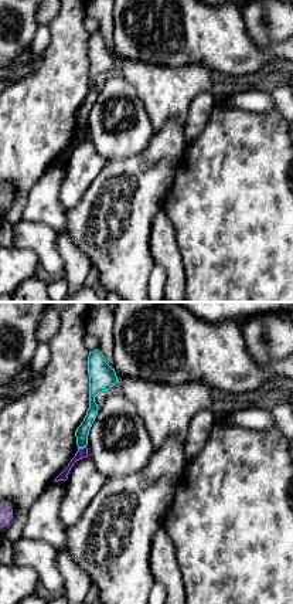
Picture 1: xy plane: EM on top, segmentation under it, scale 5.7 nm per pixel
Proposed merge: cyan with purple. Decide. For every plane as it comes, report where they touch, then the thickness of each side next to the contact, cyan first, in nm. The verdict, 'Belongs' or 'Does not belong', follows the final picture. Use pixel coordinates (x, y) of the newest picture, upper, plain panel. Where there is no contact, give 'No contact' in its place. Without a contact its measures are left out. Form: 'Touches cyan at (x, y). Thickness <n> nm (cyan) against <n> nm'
Touches cyan at (81, 129). Thickness 80 nm (cyan) against 60 nm

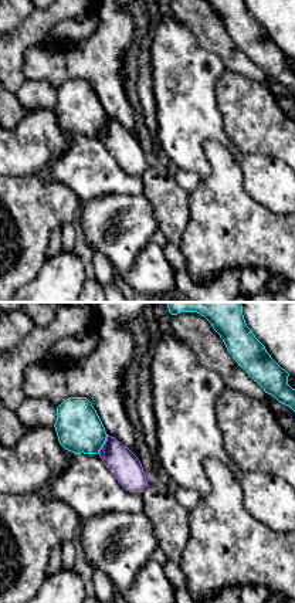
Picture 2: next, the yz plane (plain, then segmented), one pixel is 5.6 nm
Touches cyan at (104, 125). Thickness 260 nm (cyan) against 170 nm

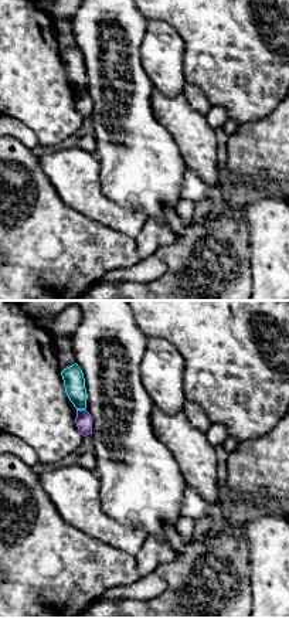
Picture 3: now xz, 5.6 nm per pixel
Touches cyan at (80, 91). Thickness 120 nm (cyan) against 100 nm

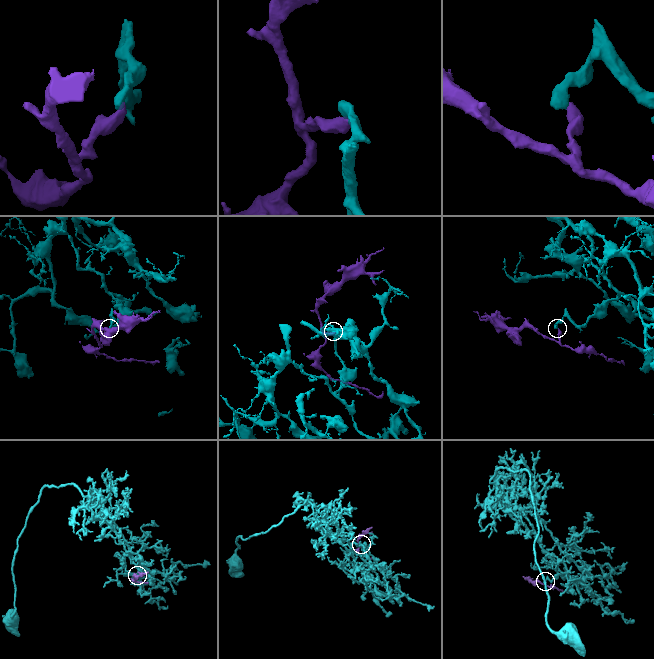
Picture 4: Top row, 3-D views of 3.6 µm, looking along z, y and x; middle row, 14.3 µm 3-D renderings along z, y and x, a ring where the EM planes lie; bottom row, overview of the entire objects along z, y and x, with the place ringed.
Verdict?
Does not belong

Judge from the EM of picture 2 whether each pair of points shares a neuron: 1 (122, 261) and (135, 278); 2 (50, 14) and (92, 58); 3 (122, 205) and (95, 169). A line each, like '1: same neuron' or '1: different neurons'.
1: different neurons
2: different neurons
3: different neurons

